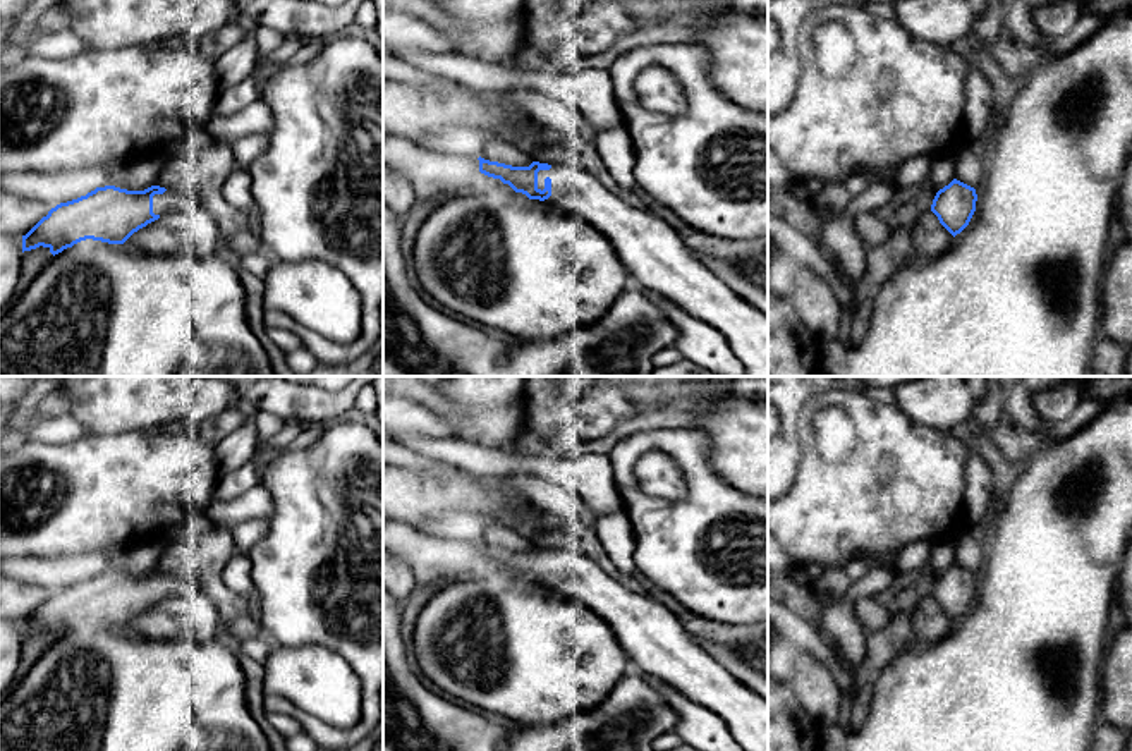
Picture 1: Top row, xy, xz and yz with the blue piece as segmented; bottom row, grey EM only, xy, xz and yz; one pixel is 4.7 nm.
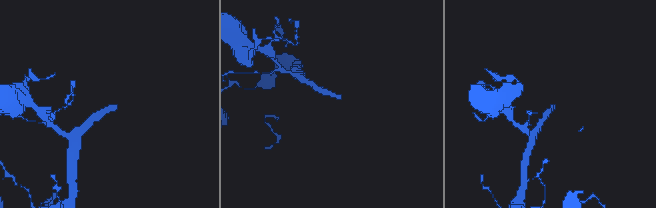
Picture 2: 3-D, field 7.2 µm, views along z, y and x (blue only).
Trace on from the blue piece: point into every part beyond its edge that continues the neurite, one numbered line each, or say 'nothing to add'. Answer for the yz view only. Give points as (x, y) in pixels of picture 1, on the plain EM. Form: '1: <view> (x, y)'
nothing to add

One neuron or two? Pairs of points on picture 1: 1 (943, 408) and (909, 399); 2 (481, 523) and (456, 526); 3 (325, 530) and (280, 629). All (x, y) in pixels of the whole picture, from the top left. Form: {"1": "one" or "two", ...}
{"1": "one", "2": "one", "3": "one"}

